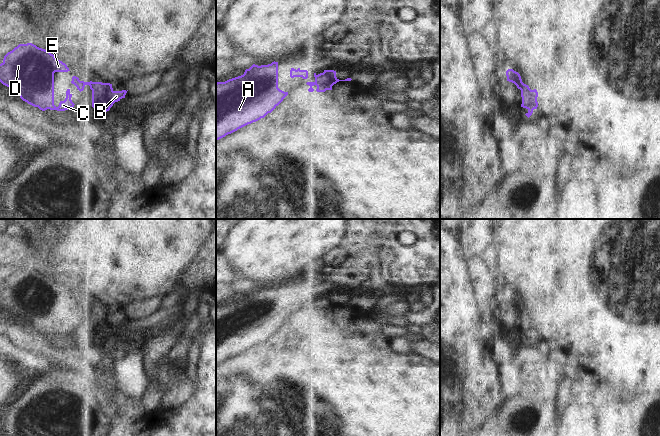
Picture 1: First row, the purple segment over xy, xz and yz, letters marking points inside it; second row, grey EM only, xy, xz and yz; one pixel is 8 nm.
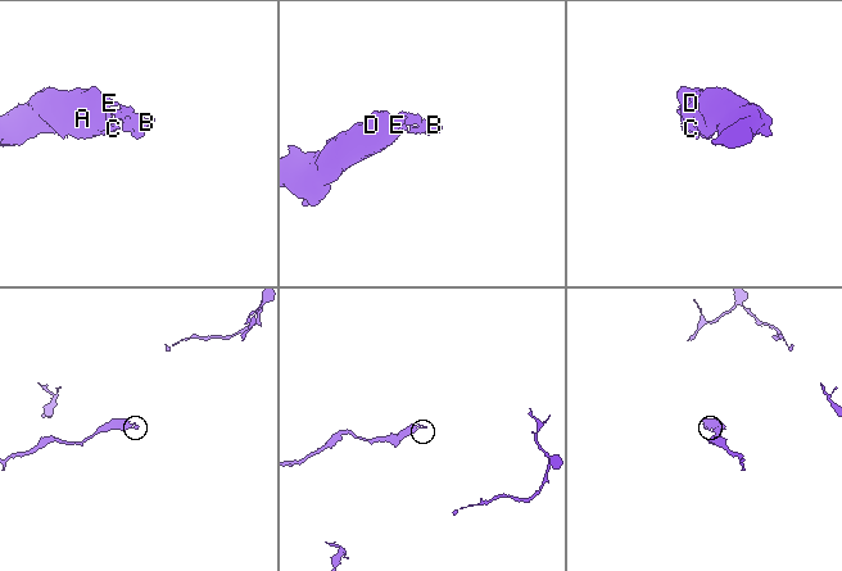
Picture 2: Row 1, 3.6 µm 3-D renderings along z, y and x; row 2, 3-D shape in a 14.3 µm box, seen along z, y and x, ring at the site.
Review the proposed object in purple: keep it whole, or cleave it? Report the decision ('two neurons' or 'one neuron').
one neuron

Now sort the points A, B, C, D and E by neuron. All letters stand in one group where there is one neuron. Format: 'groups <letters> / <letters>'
groups A B C D E

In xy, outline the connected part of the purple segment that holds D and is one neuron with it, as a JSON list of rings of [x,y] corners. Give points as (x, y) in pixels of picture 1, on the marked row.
[[[32,43],[19,44],[4,56],[0,64],[0,82],[42,111],[65,111],[75,104],[70,89],[67,89],[65,100],[60,101],[58,107],[54,105],[54,73],[68,71],[67,65],[49,50]]]

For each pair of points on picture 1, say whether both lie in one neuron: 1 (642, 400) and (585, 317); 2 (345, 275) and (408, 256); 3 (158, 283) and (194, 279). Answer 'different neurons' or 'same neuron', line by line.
1: different neurons
2: different neurons
3: different neurons

